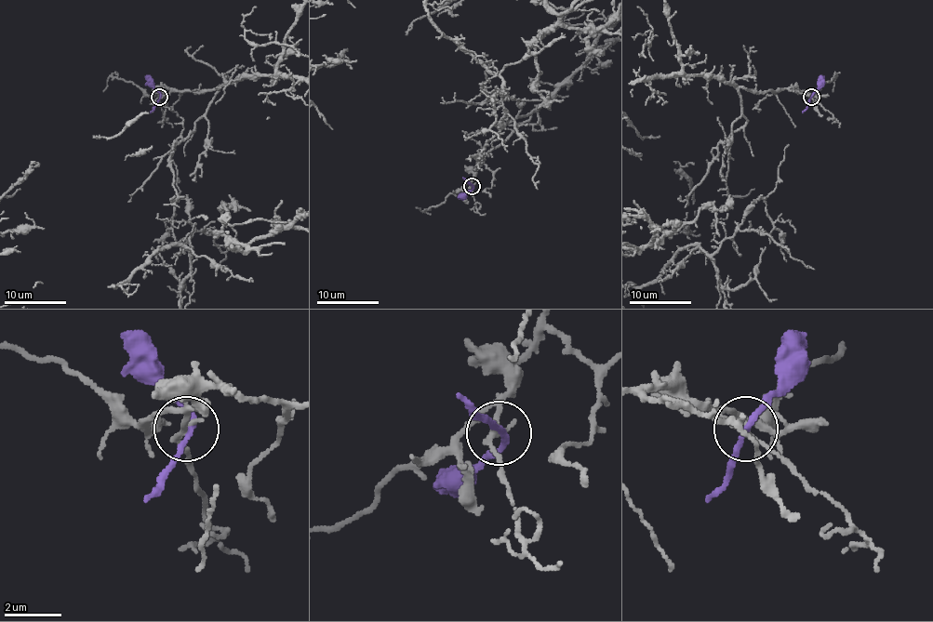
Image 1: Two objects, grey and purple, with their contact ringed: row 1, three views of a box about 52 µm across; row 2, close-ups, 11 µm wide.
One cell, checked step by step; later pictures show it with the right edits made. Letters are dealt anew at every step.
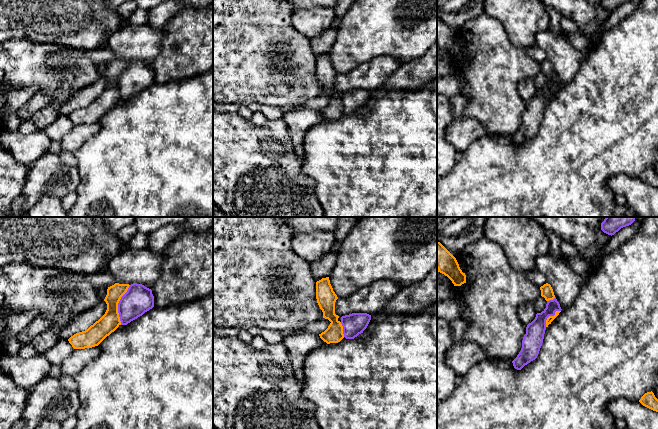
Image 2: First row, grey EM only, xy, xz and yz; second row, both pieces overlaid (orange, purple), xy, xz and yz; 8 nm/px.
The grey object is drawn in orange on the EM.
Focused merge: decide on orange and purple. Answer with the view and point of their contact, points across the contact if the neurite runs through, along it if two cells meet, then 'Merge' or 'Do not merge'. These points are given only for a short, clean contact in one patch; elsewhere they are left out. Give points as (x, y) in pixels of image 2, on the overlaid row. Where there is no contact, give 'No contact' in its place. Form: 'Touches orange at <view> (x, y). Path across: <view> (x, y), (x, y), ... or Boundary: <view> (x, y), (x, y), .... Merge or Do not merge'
Touches orange at xy (117, 305). Do not merge

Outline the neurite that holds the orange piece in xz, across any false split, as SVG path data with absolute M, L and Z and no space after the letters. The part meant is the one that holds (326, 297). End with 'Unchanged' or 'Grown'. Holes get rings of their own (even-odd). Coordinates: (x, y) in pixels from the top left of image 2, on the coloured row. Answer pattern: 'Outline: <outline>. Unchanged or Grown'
Outline: M329 277L316 282L316 299L323 312L323 318L331 322L328 328L319 334L320 338L327 344L340 342L344 338L343 326L338 320L339 316L335 314L335 302L338 297L333 291Z. Unchanged

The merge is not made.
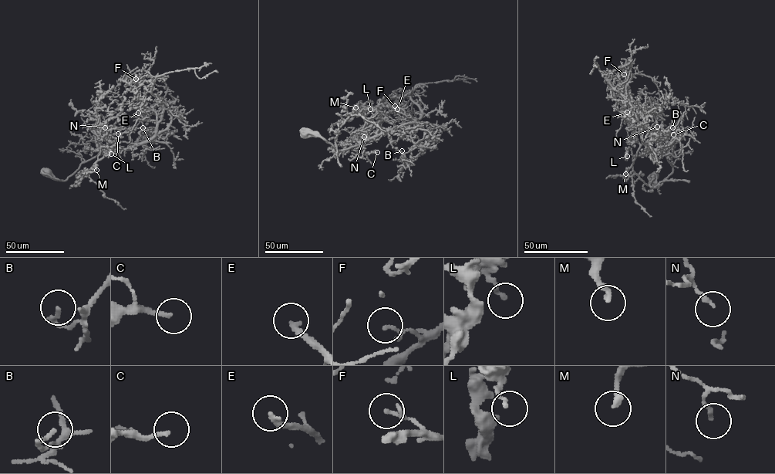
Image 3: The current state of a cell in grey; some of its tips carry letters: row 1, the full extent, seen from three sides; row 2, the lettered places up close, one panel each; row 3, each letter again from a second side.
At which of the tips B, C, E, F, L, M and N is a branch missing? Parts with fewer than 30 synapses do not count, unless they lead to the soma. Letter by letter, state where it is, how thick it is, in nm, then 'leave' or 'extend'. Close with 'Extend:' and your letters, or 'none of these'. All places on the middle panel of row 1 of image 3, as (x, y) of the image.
B: at (402, 150); 180 nm thick; leave
C: at (377, 152); 160 nm thick; extend
E: at (397, 109); 240 nm thick; extend
F: at (395, 106); 100 nm thick; leave
L: at (370, 109); 160 nm thick; leave
M: at (355, 107); 240 nm thick; leave
N: at (364, 137); 140 nm thick; leave
Extend: C, E

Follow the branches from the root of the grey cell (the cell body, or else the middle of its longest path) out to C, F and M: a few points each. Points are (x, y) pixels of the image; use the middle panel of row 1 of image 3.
C: (304, 134), (322, 137), (338, 150), (361, 143), (361, 152), (377, 152)
F: (304, 134), (322, 137), (338, 150), (345, 150), (416, 120), (397, 108), (398, 110), (395, 106)
M: (304, 134), (322, 137), (338, 150), (358, 145), (368, 138), (358, 134), (374, 123), (357, 115), (355, 107)

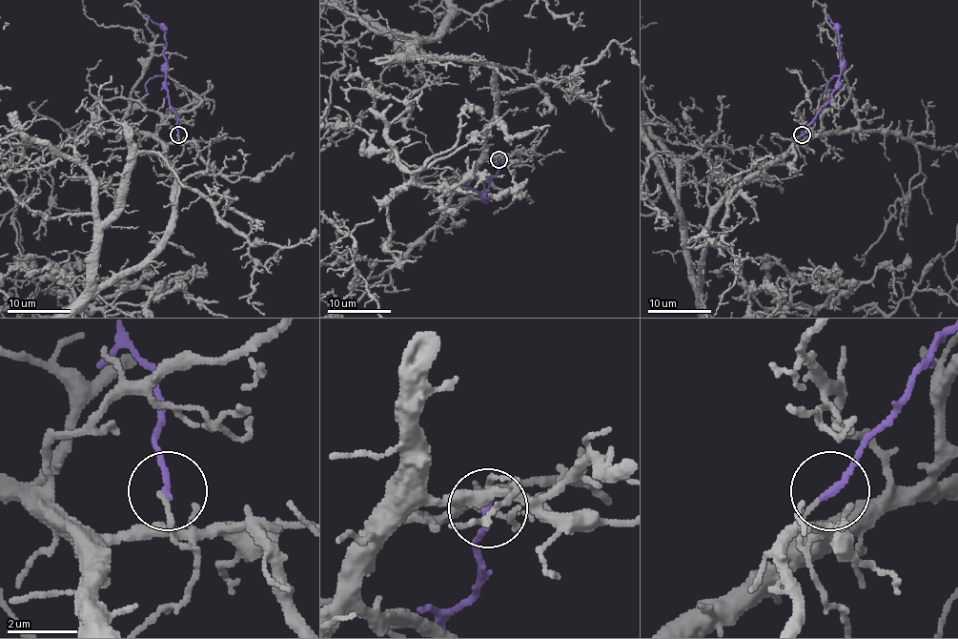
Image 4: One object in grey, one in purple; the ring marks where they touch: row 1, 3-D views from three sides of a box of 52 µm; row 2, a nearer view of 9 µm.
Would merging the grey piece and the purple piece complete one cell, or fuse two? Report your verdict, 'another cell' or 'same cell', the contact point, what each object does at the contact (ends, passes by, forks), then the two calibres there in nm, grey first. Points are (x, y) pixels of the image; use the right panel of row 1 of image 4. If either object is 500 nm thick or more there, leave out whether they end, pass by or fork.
another cell | (802, 134) | grey ends | purple ends | 120/200 nm

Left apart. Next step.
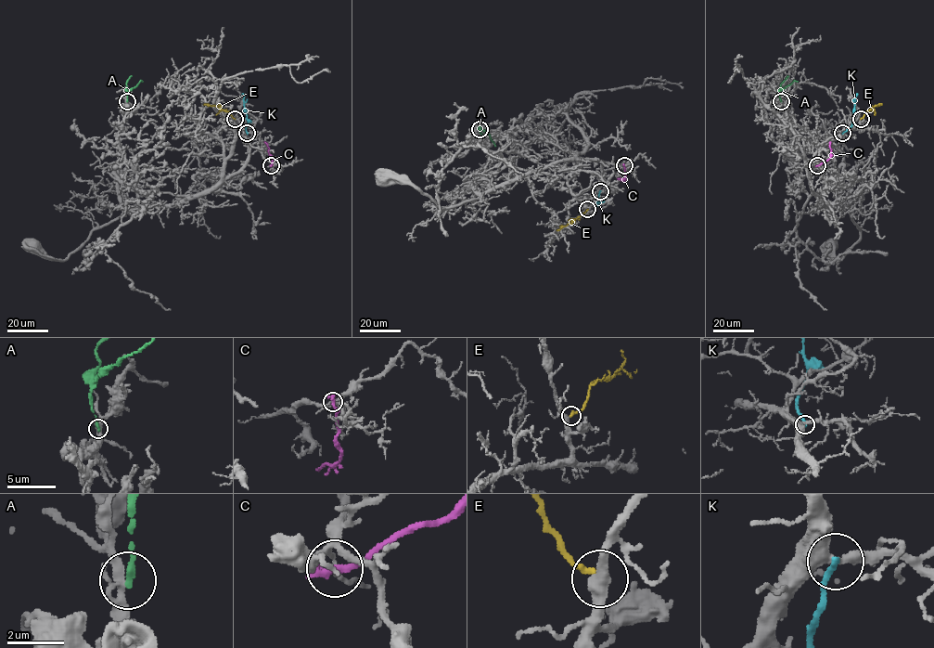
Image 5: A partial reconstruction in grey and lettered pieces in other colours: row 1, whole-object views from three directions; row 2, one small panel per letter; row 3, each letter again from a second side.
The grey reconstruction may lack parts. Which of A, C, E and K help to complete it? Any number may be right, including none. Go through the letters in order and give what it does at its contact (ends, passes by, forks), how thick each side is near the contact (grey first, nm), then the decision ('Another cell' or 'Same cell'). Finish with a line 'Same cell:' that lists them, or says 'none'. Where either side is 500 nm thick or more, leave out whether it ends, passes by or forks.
A: It ends there. Thickness 300 nm (grey) against 240 nm. Another cell
C: It ends there. Thickness 120 nm (grey) against 320 nm. Another cell
E: It ends there. Thickness 400 nm (grey) against 240 nm. Same cell
K: It ends there. Thickness 420 nm (grey) against 220 nm. Another cell
Same cell: E

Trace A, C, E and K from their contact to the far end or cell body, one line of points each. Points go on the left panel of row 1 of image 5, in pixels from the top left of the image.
A: (127, 101), (128, 92), (142, 81)
C: (271, 165), (273, 160), (264, 141)
E: (235, 119), (219, 107), (203, 104)
K: (248, 134), (241, 93)

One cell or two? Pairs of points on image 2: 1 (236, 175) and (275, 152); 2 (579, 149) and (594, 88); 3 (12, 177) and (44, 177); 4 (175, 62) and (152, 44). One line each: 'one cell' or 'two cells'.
1: one cell
2: one cell
3: two cells
4: two cells

